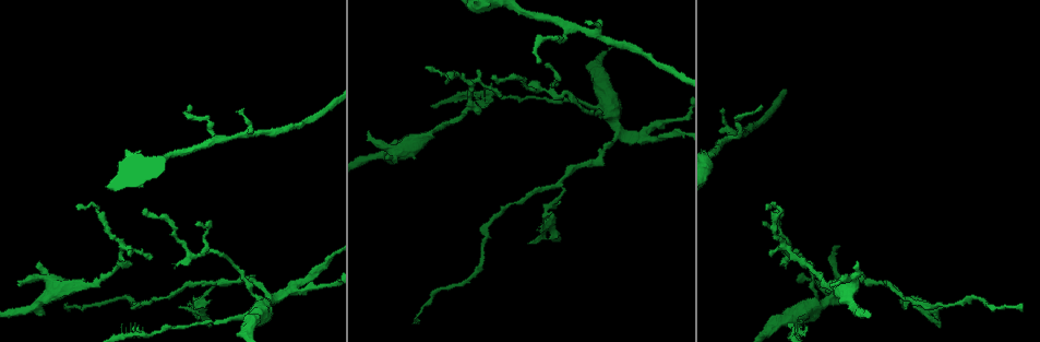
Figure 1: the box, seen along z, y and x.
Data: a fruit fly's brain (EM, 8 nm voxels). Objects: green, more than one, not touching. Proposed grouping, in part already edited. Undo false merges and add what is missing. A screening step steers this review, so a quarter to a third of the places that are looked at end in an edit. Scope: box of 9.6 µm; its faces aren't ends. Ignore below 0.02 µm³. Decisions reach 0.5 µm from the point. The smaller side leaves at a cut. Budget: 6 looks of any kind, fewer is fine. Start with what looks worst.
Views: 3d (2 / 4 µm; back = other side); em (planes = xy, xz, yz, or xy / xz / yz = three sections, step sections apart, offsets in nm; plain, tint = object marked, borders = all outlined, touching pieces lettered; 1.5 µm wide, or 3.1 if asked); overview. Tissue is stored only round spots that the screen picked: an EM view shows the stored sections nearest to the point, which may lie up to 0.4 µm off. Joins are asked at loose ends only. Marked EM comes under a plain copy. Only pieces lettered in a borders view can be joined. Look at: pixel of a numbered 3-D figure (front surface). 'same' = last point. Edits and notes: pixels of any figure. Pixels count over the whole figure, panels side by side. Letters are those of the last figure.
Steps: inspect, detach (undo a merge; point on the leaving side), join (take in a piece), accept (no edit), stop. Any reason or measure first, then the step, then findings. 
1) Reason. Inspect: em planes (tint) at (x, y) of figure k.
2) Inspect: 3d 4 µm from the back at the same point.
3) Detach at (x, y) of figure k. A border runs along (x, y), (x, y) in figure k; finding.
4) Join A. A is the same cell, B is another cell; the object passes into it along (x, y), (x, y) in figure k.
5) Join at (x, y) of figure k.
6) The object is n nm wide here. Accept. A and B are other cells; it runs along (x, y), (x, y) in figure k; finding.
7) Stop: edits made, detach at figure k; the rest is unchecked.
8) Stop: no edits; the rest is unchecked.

Branch stops here. Inspect: em xz step 8 (tint) at (761, 108) of figure 1.

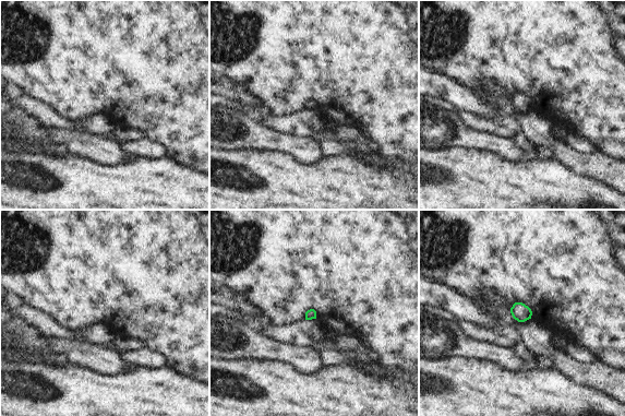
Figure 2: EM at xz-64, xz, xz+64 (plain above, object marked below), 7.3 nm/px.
Inspect: em planes (borders) at the same point.

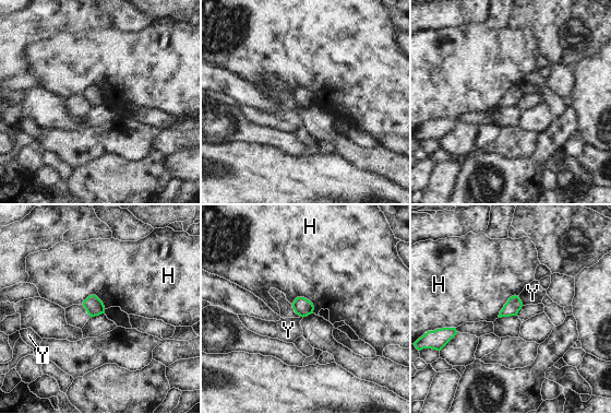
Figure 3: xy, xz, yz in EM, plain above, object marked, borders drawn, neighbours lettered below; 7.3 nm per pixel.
Accept. H and Y are other cells; a border runs along (291, 303), (306, 297), (313, 312) in figure 3; none of them fits.

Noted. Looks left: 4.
Branch stops here. Inspect: 3d 4 µm at (65, 308) of figure 1.

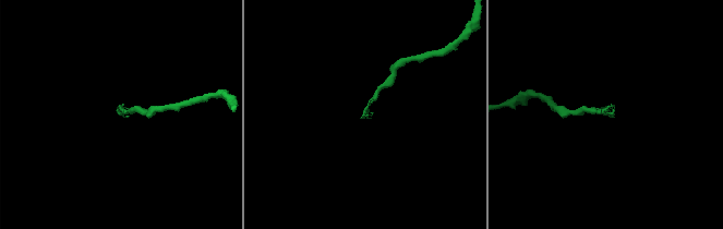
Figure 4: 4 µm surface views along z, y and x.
Inspect: em planes (borders) at (613, 111) of figure 4.

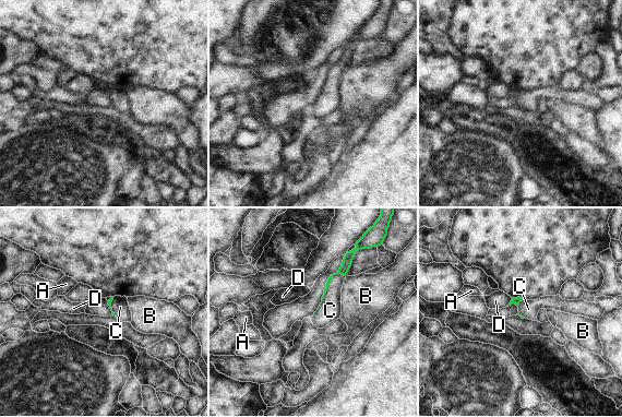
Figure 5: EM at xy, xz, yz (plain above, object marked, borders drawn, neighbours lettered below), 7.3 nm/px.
Join C. C is the same cell, A, B and D are other cells; the object passes into it along (348, 258), (329, 285), (330, 310) in figure 5; the neuron continues.

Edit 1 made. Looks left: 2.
Stop: edits made, join at figure 5; the rest is unchecked.

